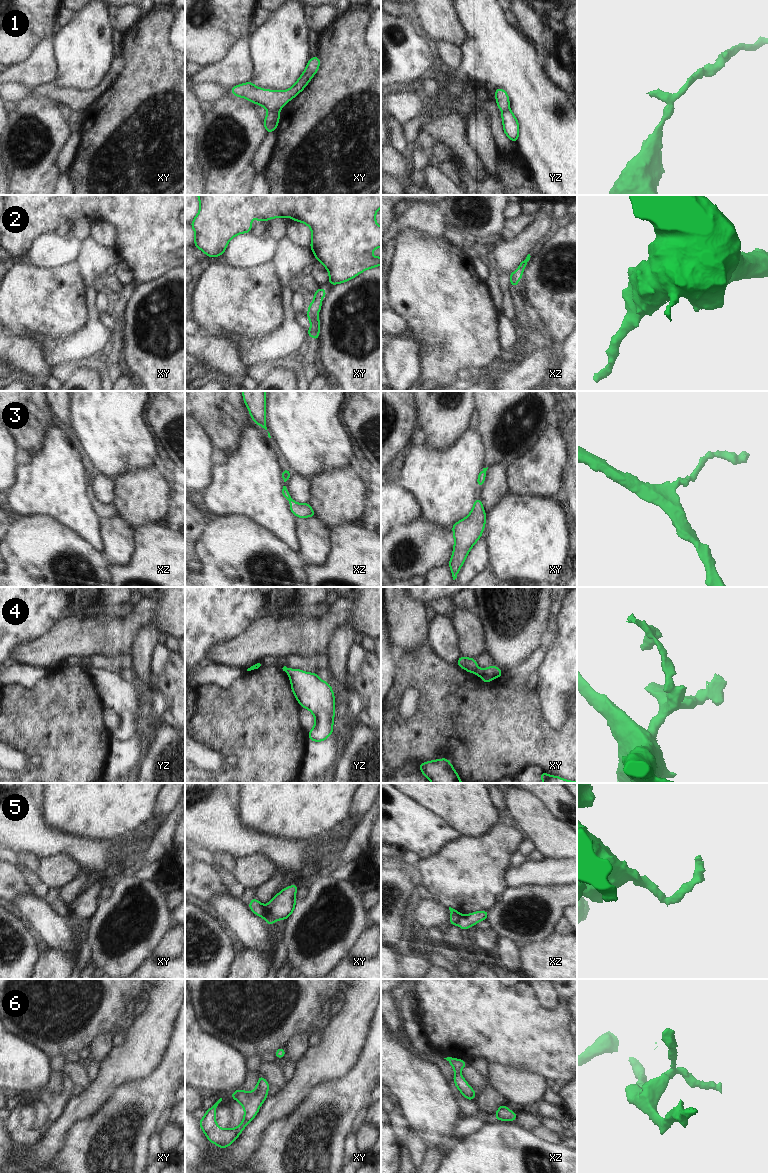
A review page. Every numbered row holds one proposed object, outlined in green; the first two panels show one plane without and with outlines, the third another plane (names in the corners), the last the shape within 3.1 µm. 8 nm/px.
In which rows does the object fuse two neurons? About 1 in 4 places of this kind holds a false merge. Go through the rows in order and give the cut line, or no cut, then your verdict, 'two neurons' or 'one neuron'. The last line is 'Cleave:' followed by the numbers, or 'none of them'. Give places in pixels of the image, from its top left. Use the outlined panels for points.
1: cut xy (275, 110), (268, 112); two neurons
2: cut none; one neuron
3: cut none; one neuron
4: cut xy (477, 668), (474, 672); two neurons
5: cut xy (266, 906), (266, 914), (263, 917); two neurons
6: cut none; one neuron
Cleave: 1, 4, 5

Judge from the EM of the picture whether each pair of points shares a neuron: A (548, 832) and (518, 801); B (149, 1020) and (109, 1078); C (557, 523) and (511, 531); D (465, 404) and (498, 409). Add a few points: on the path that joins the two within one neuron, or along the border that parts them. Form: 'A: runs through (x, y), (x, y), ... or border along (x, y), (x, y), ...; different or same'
A: runs through (540, 824), (526, 809); same
B: runs through (149, 1034), (145, 1042), (123, 1064); same
C: runs through (546, 523), (531, 531), (522, 531); same
D: border along (473, 401), (476, 408); different

